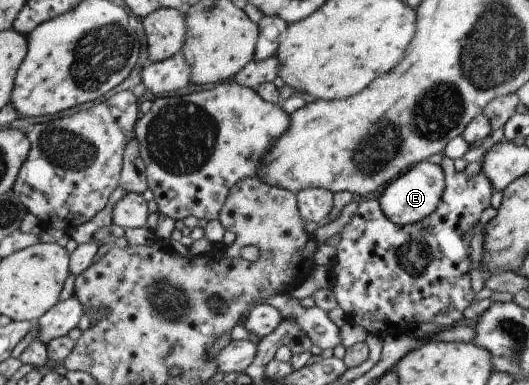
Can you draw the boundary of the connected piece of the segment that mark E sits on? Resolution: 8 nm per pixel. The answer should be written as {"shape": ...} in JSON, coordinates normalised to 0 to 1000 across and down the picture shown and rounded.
{"shape":[[[800,421],[784,429],[784,436],[769,444],[752,468],[743,470],[716,517],[724,548],[737,566],[737,574],[749,584],[766,587],[805,571],[807,564],[815,561],[836,530],[841,499],[843,444],[834,429]]]}

